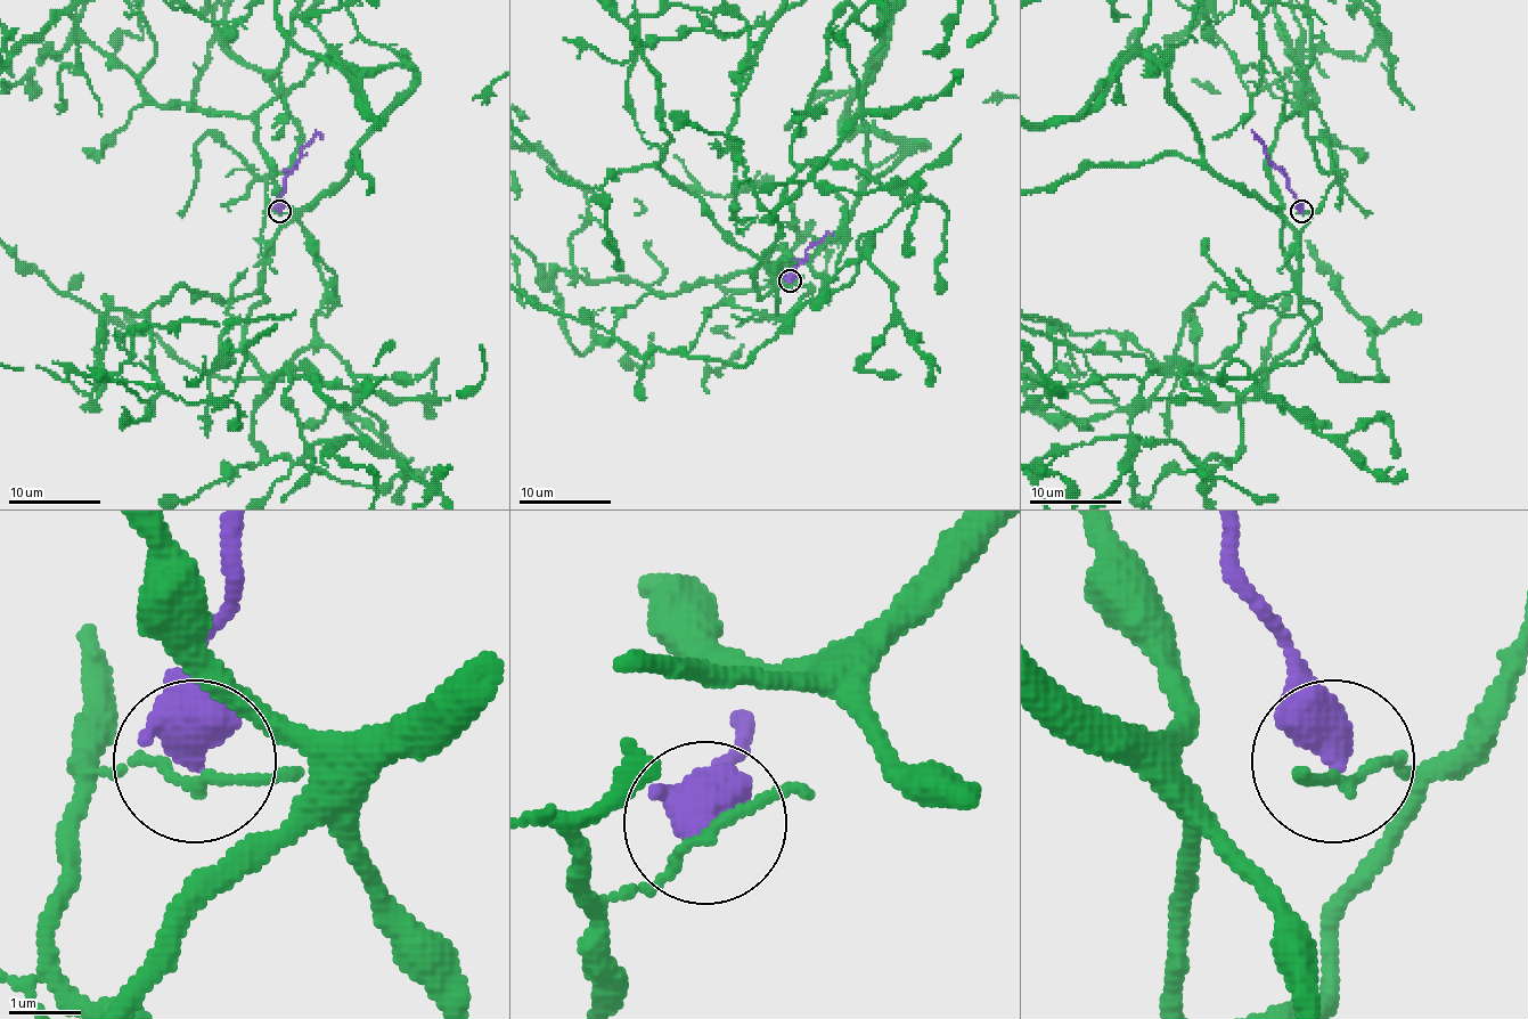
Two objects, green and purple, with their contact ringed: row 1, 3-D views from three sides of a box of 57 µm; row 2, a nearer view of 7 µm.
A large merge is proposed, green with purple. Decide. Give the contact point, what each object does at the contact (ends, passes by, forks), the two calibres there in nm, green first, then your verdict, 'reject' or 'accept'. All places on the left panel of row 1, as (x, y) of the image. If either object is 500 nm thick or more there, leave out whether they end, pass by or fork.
at (279, 211); 120 nm thick on the green side, 600 nm on the other; reject

